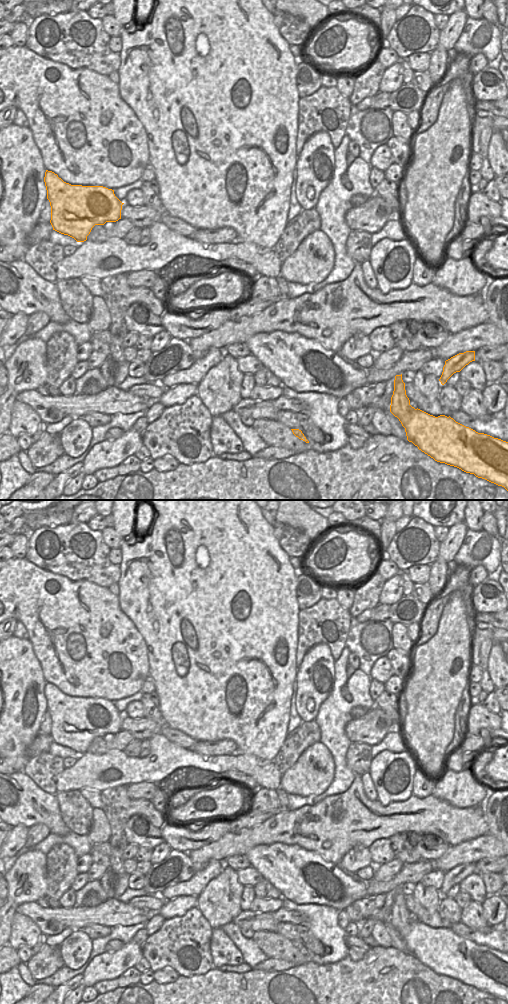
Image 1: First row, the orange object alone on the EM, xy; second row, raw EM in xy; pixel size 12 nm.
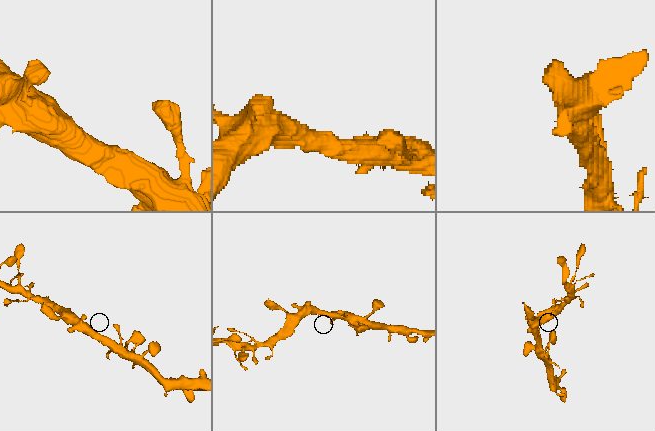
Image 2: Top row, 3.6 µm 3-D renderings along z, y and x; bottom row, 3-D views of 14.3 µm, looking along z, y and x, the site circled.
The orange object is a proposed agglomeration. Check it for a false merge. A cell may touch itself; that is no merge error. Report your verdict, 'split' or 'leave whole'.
leave whole

